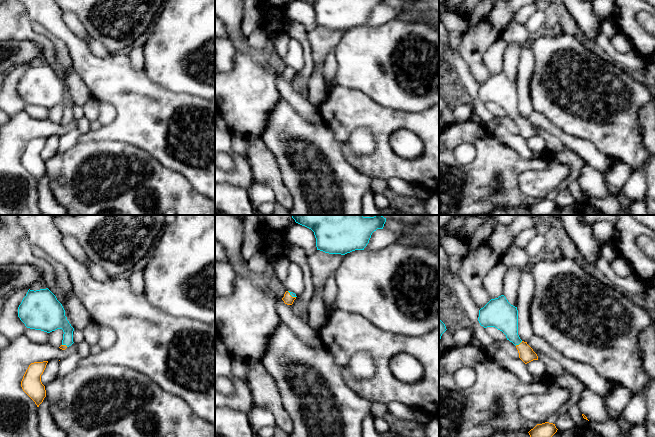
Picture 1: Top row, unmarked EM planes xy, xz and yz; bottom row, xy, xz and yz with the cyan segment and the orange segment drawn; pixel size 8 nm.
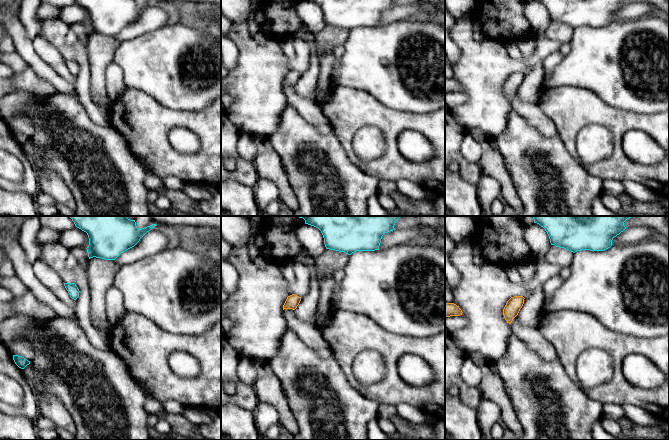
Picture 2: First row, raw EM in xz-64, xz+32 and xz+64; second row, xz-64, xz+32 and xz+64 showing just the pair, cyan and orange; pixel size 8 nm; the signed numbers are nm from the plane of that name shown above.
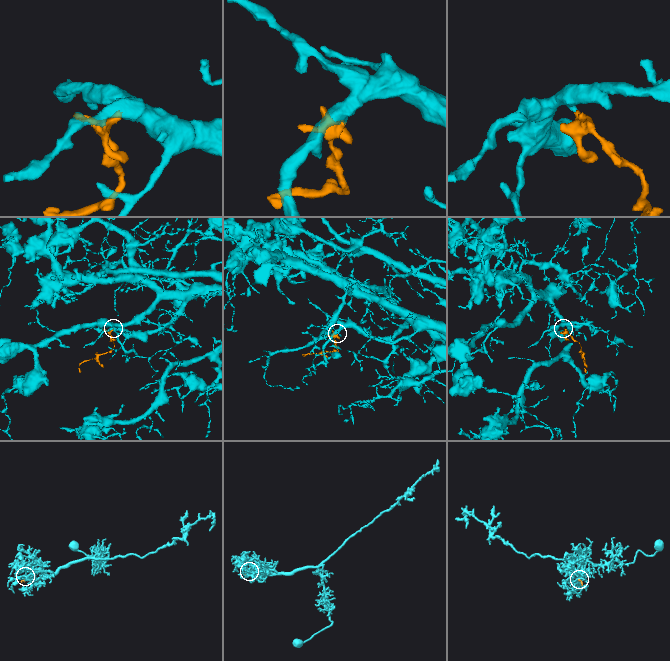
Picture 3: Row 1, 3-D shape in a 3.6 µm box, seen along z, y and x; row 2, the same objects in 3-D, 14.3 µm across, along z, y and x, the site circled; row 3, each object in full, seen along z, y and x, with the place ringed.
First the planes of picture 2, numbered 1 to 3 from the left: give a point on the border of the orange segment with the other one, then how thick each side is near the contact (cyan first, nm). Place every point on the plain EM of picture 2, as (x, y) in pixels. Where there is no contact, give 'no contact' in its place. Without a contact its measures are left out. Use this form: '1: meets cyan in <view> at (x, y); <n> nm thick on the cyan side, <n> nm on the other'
1: no contact
2: no contact
3: no contact

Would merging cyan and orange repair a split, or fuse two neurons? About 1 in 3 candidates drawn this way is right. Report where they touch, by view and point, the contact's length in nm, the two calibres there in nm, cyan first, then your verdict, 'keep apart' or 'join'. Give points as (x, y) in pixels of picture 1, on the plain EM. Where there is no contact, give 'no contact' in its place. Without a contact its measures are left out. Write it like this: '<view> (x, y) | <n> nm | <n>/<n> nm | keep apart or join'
yz (518, 120) | 70 nm | 220/120 nm | join

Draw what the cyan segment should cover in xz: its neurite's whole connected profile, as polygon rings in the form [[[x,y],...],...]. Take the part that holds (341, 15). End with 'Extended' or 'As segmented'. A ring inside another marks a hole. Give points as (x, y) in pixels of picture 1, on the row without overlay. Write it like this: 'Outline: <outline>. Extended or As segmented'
Outline: [[[300,0],[311,5],[316,14],[317,26],[329,30],[345,31],[364,26],[371,11],[384,0]]]. As segmented

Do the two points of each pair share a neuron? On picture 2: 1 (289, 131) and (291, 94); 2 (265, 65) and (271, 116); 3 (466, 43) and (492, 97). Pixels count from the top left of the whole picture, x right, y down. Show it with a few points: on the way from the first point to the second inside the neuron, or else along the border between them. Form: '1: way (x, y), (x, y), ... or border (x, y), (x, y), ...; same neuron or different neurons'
1: border (288, 103), (306, 121); different neurons
2: way (265, 78), (265, 103); same neuron
3: way (474, 56), (482, 67), (483, 84); same neuron

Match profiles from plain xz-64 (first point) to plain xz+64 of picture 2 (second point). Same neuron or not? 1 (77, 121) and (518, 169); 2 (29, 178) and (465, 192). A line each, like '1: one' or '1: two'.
1: one
2: two

